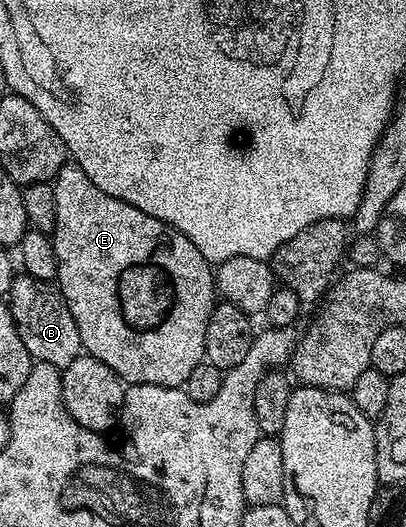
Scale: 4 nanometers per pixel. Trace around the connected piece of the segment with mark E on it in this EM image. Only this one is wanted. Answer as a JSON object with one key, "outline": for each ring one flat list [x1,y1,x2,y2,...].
{"outline":[[71,161,58,172,52,188,58,209,56,228,51,233,58,257,55,282,74,317,74,325,78,325,81,348,110,365,125,384,183,388,190,373,205,362,208,315,218,302,214,271,208,260,169,223,142,213,142,209,118,197,102,193]]}

